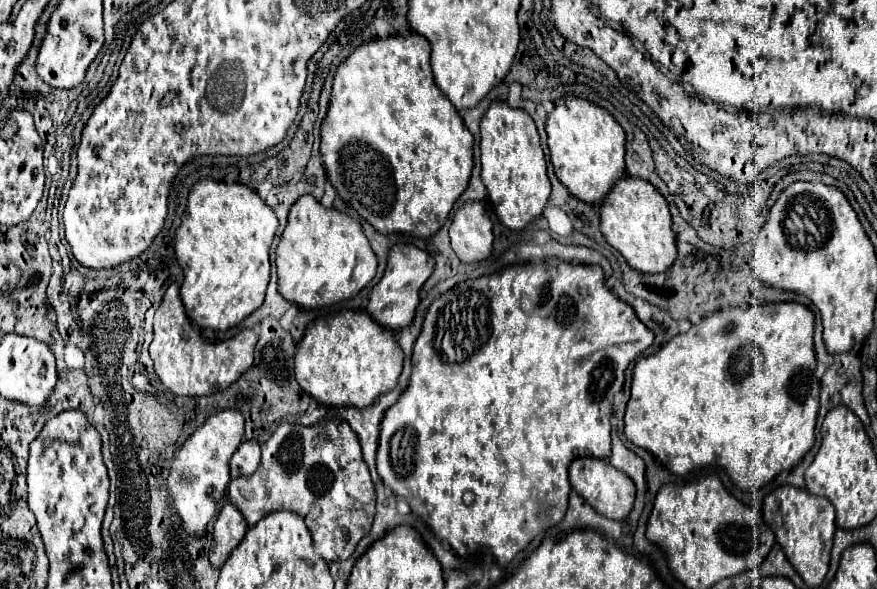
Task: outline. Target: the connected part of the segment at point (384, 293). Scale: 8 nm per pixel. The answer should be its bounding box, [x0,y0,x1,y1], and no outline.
[368,243,434,331]

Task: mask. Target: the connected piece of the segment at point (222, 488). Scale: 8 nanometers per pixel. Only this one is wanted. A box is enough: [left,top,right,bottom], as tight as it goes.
[168,409,244,537]

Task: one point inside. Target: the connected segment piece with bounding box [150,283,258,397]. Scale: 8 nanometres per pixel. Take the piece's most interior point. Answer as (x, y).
(187, 365)

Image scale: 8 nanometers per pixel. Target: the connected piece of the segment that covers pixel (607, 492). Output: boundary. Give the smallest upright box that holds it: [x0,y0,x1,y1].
[568,457,636,521]

